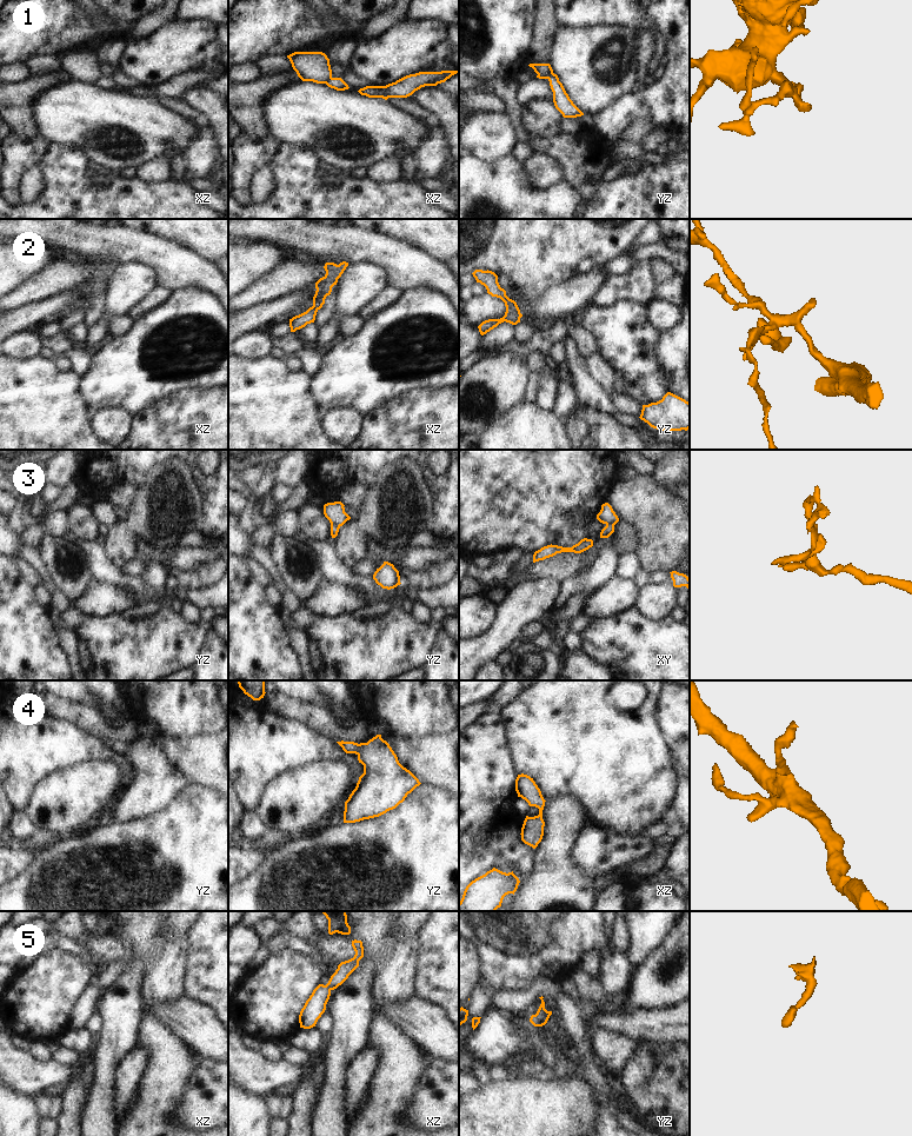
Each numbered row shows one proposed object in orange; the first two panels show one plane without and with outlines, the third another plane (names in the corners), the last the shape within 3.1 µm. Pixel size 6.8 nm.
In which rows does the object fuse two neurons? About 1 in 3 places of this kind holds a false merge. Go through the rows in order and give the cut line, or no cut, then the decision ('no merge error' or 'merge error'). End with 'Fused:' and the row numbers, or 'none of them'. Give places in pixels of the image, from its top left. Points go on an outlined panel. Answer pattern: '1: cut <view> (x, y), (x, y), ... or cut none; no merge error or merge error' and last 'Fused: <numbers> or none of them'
1: cut xz (332, 78), (325, 82); merge error
2: cut none; no merge error
3: cut yz (331, 524), (339, 526); merge error
4: cut none; no merge error
5: cut none; no merge error
Fused: 1, 3

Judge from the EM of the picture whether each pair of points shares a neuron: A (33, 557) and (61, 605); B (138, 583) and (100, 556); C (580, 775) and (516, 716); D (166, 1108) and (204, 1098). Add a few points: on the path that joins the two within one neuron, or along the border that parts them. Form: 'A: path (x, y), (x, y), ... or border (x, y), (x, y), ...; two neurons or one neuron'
A: path (41, 569), (55, 593); one neuron
B: path (127, 582), (119, 578), (107, 566); one neuron
C: path (564, 758), (532, 726); one neuron
D: border (188, 1078), (177, 1108), (177, 1118), (181, 1123); two neurons

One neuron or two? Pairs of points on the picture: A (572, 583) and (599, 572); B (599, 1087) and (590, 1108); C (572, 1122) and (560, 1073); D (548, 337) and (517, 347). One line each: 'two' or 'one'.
A: one
B: two
C: two
D: one

